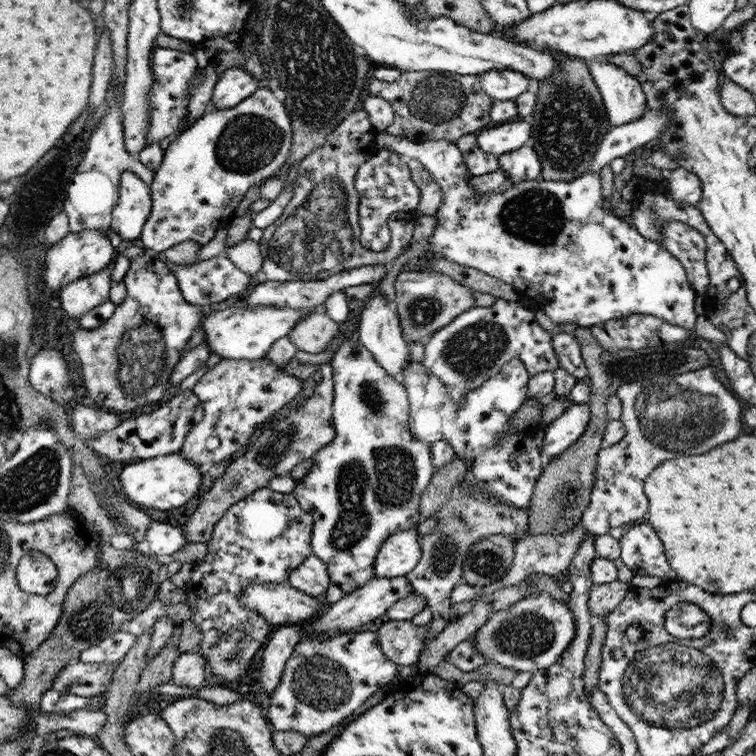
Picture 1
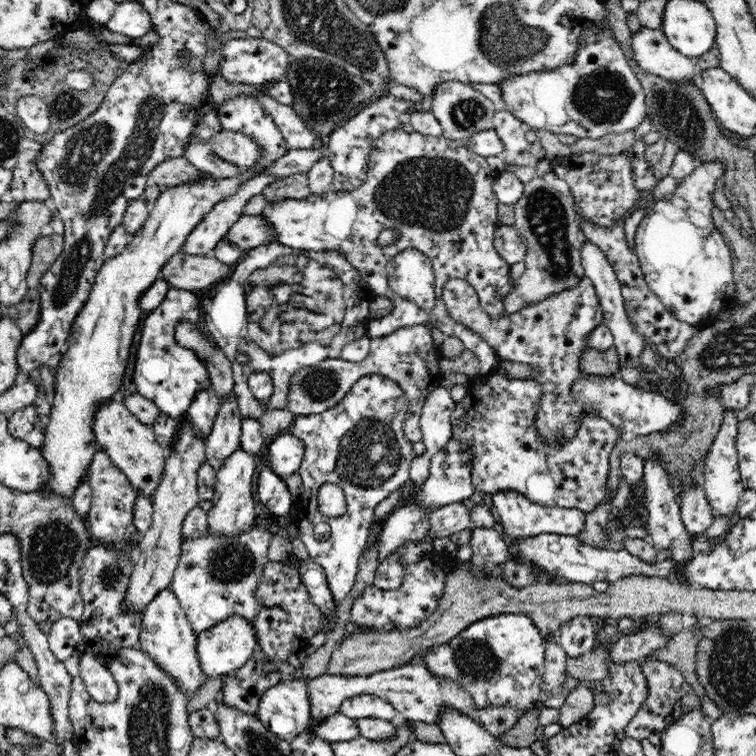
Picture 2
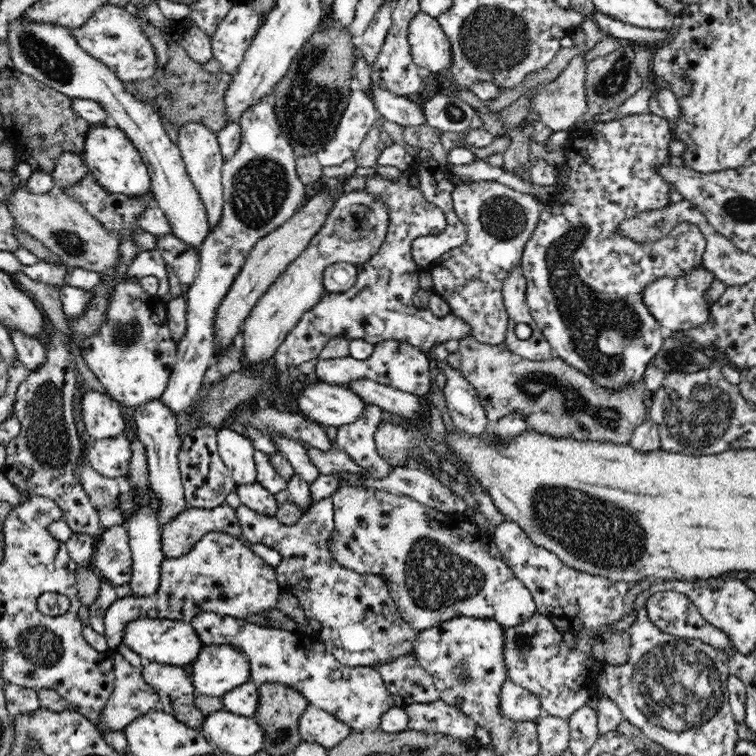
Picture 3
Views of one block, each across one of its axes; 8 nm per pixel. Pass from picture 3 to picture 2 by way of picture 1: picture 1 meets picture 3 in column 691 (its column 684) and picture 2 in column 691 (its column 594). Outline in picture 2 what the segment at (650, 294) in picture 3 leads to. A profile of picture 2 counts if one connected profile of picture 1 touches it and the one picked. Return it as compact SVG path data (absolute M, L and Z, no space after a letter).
M718 161L697 164L677 186L671 199L656 200L650 206L650 212L639 222L634 239L634 251L650 290L678 320L698 327L716 319L720 312L731 312L738 304L730 247L716 228L711 213L714 206L711 195L720 185L723 175L724 168Z

